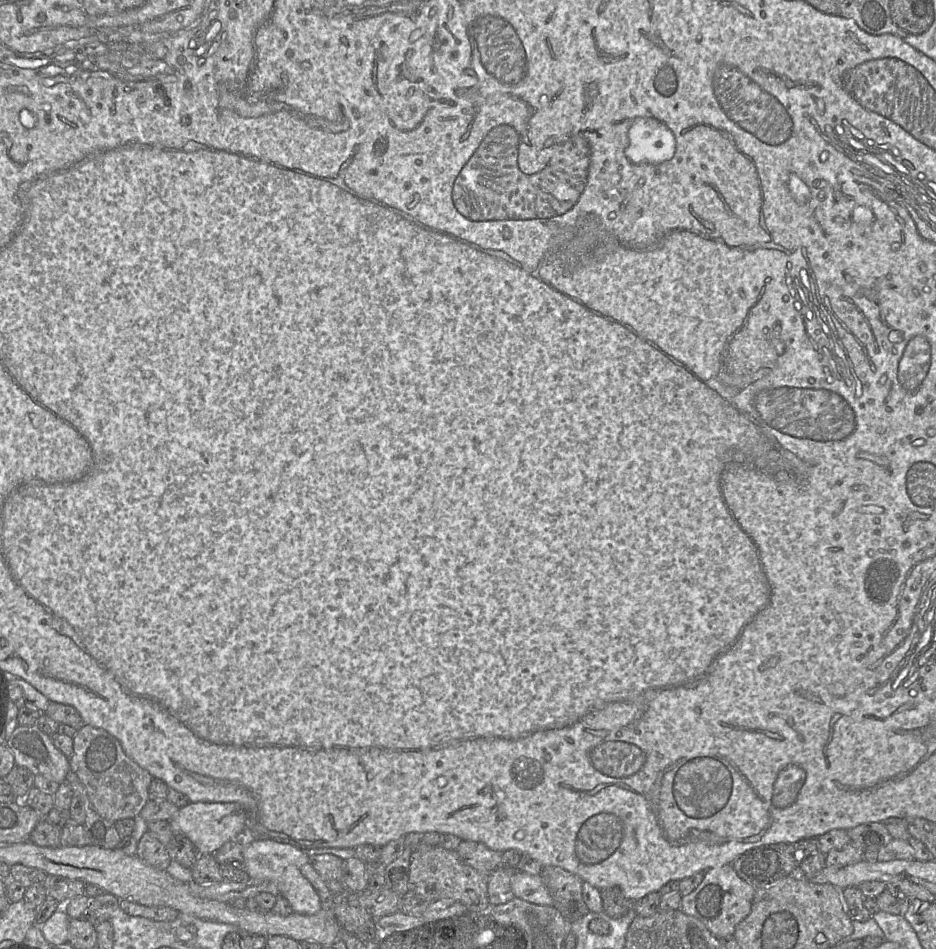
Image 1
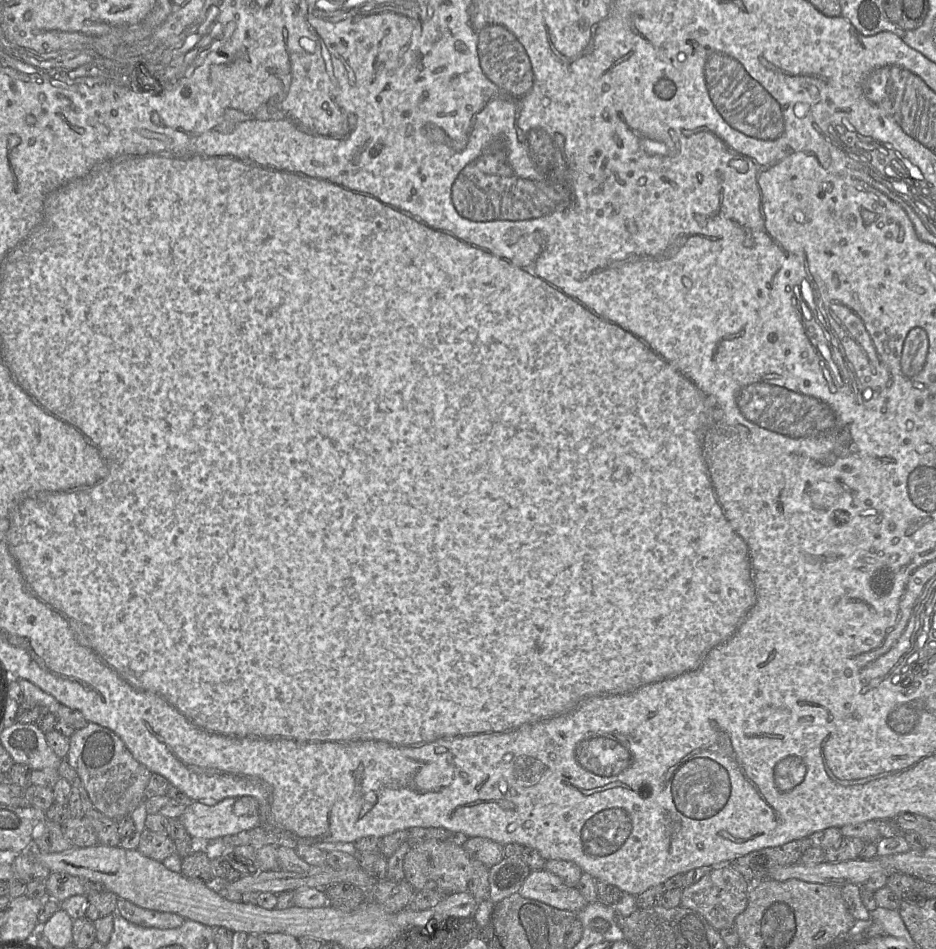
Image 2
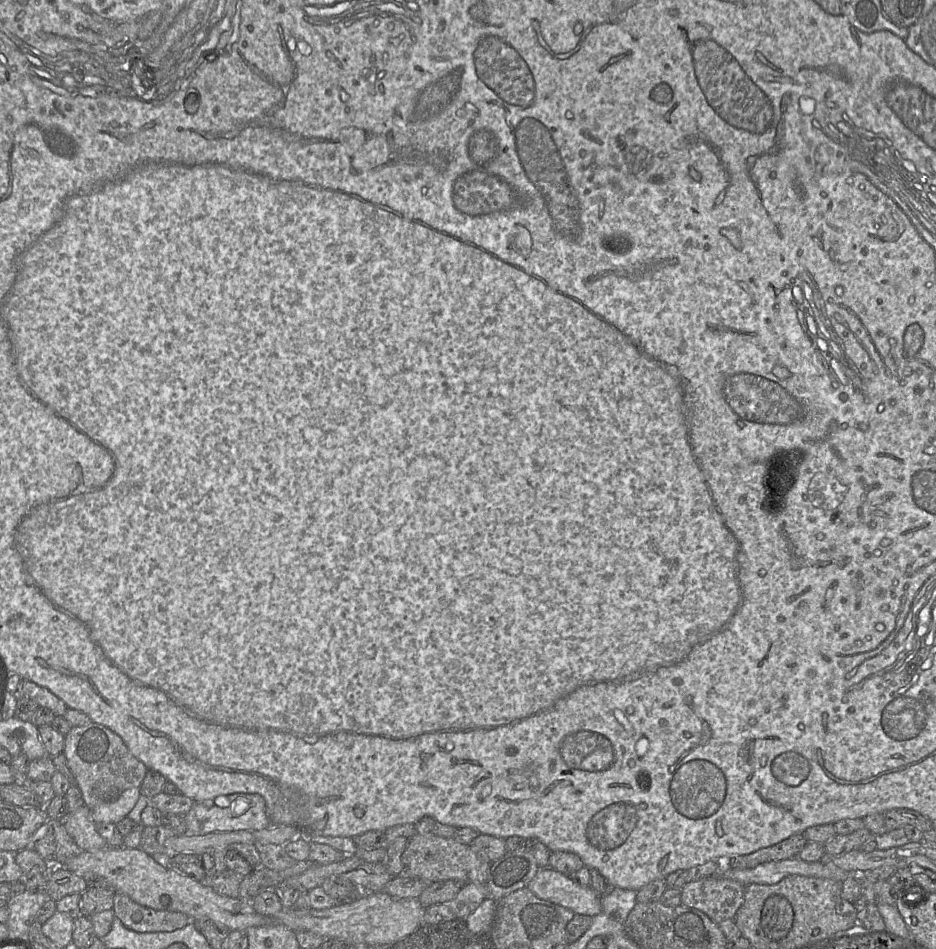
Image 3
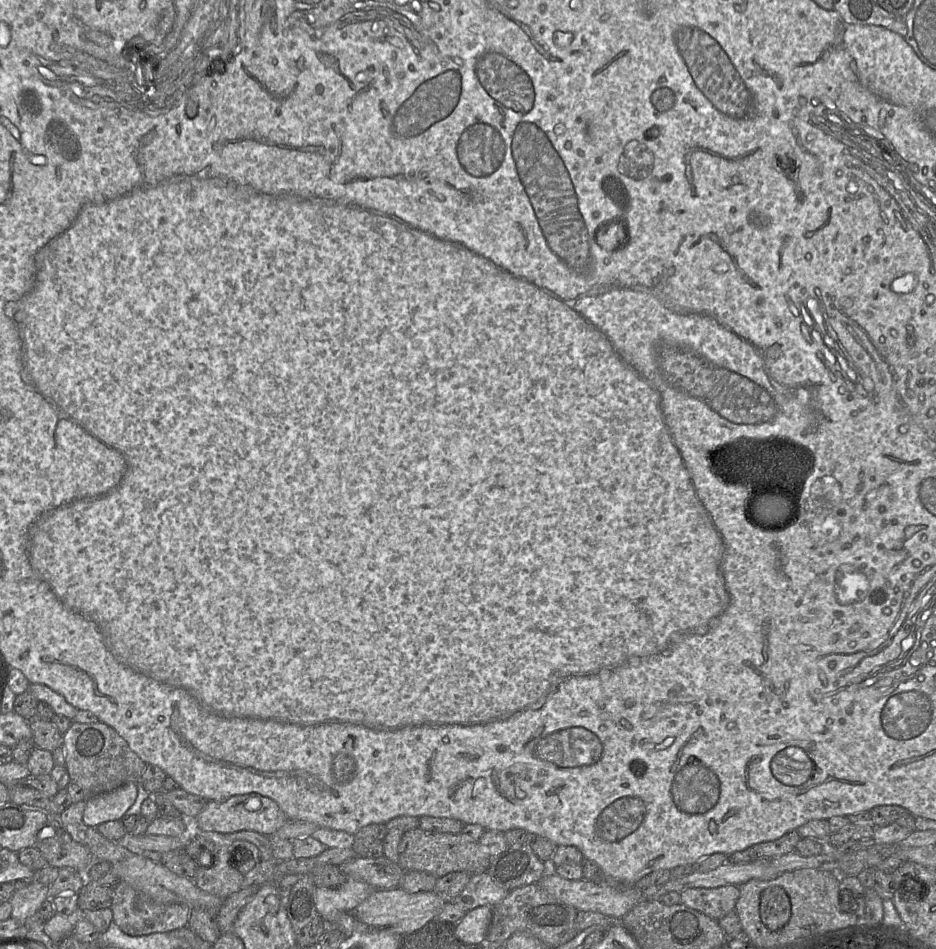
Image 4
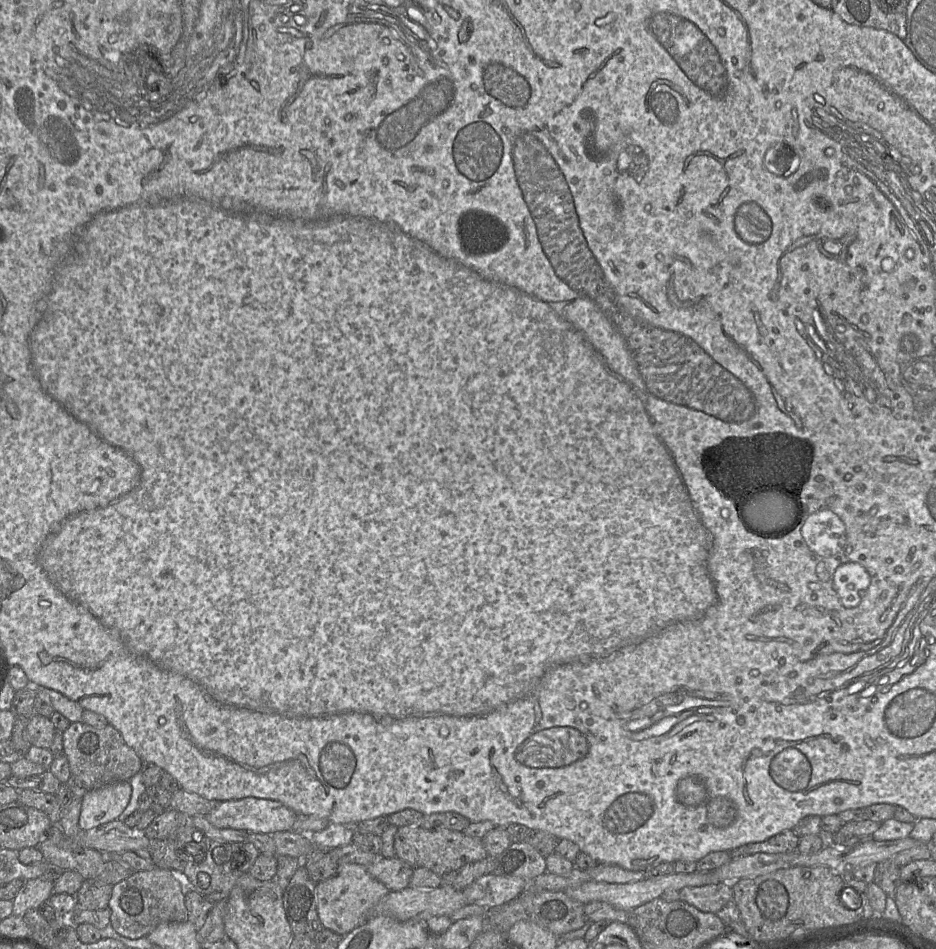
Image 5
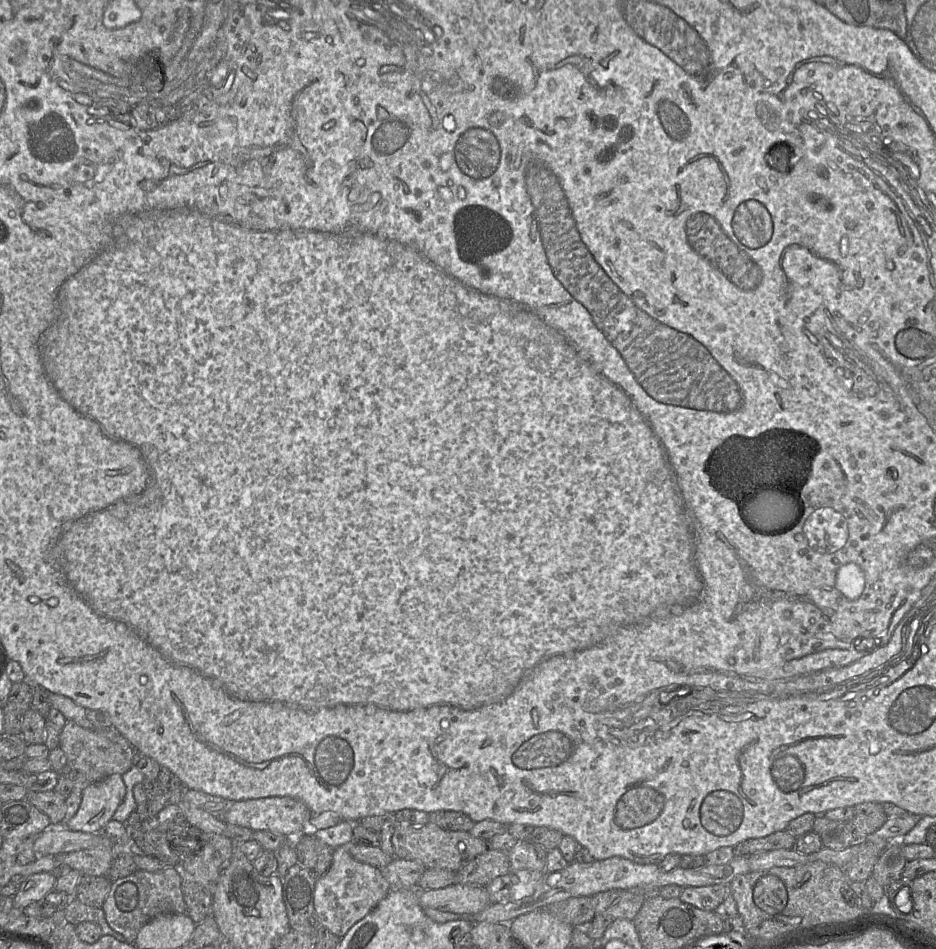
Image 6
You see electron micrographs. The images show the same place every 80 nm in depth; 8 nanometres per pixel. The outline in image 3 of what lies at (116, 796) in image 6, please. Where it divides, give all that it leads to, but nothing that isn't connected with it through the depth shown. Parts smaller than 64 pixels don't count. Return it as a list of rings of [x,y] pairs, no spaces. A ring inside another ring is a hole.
[[[139,787],[130,788],[122,792],[117,799],[90,809],[93,821],[96,824],[118,823],[128,816],[136,805],[140,795]]]

